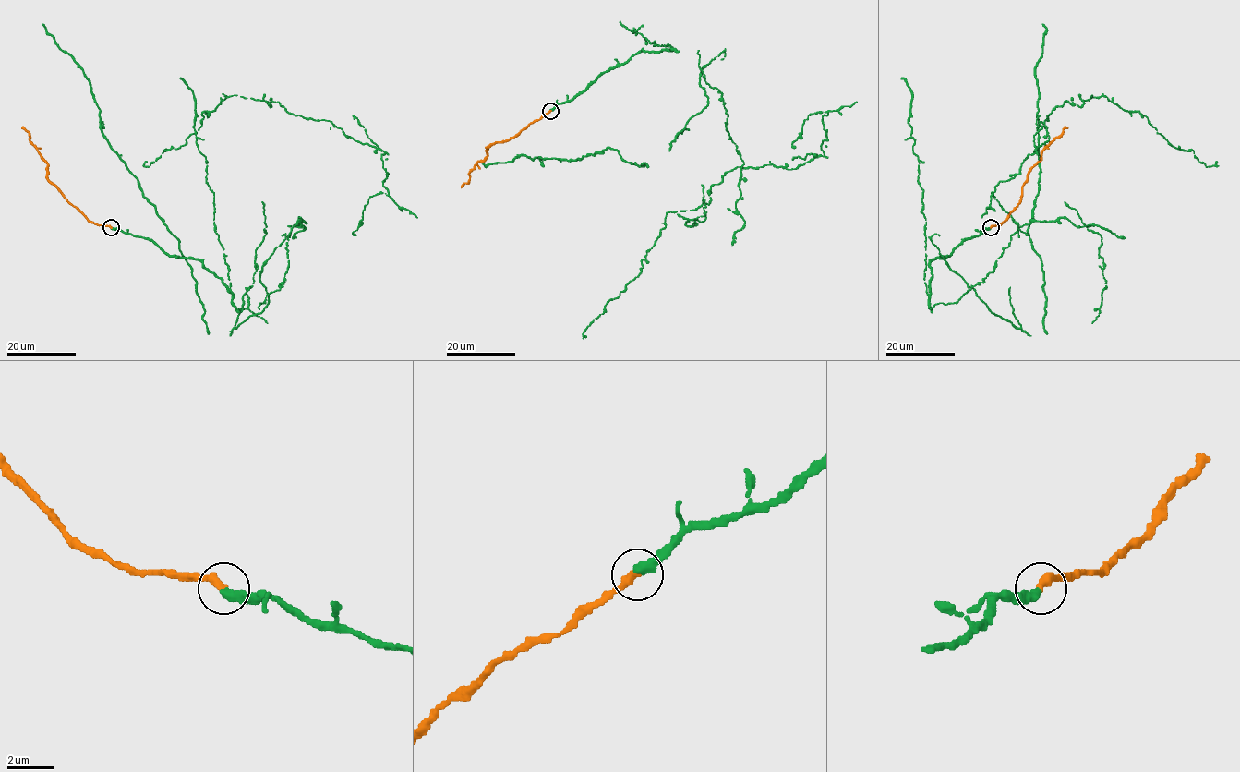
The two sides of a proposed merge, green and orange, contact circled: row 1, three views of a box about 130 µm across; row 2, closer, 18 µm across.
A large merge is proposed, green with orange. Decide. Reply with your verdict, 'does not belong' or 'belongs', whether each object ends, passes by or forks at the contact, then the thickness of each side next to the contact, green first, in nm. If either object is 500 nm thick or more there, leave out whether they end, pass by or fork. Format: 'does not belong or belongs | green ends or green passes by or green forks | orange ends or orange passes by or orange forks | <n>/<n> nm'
belongs | green ends | orange ends | 440/380 nm

